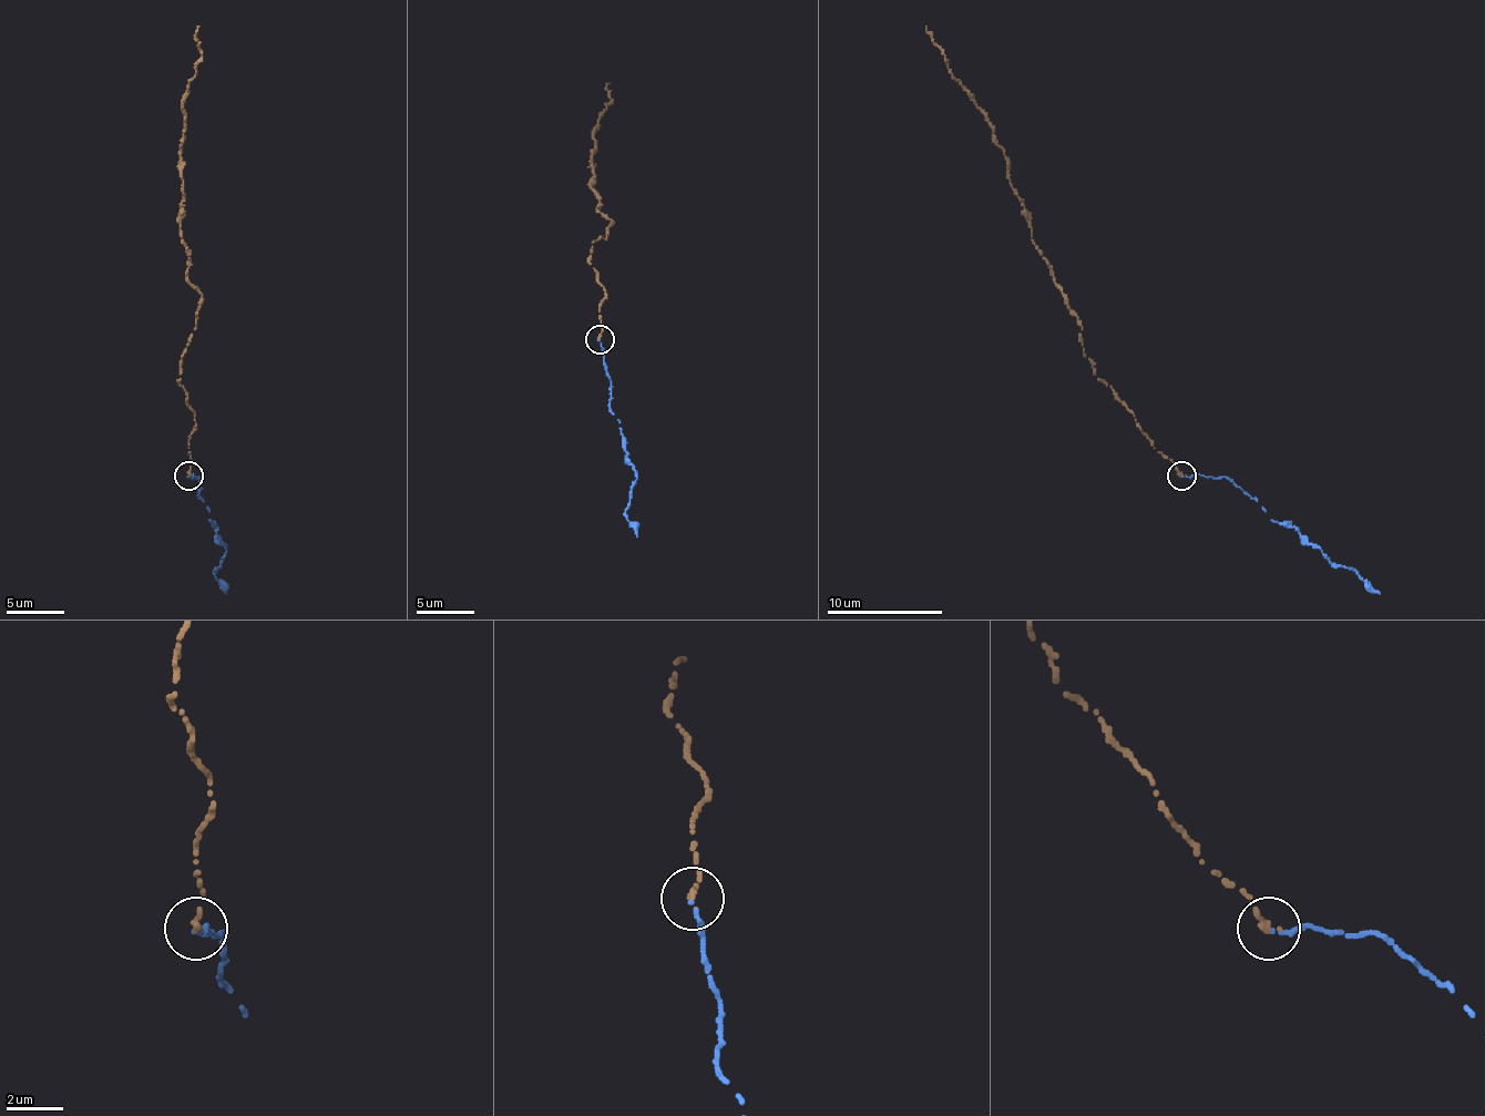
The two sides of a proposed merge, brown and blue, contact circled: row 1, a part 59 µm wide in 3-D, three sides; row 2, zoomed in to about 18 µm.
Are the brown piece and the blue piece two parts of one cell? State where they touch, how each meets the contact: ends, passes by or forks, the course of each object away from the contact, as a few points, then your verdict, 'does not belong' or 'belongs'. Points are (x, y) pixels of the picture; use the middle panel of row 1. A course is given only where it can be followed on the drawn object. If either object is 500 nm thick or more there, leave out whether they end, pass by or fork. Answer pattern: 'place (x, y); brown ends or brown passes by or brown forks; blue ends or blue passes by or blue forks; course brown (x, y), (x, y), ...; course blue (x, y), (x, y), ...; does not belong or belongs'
place (600, 339); brown ends; blue ends; course brown (598, 338), (607, 295), (590, 248), (613, 223), (598, 211), (590, 162), (610, 84); course blue (598, 341), (610, 385), (610, 410), (618, 419), (622, 444), (636, 471), (624, 514), (636, 538); does not belong

